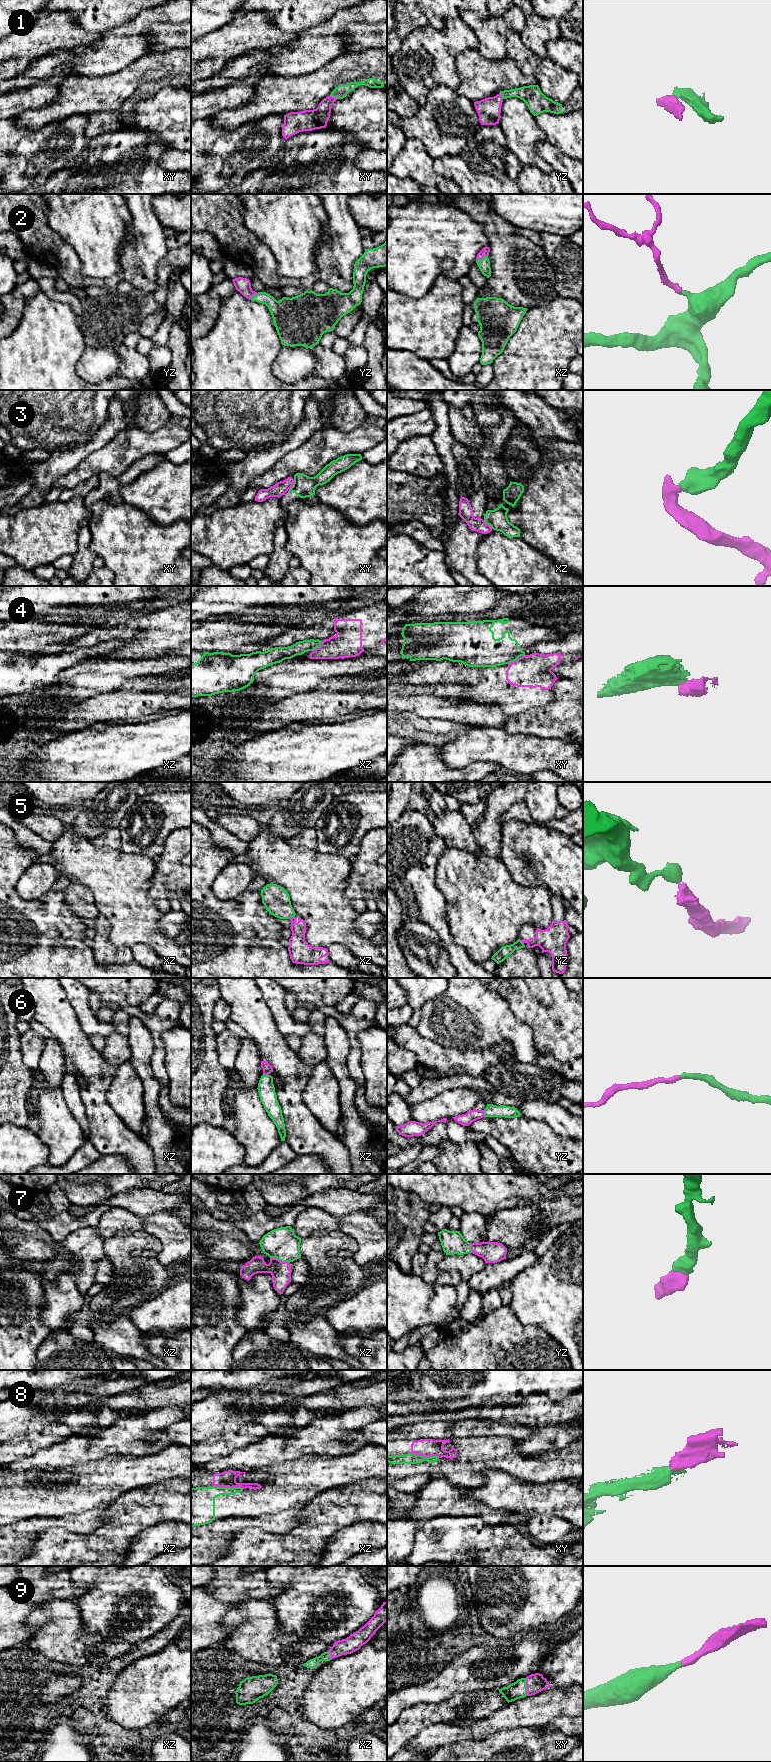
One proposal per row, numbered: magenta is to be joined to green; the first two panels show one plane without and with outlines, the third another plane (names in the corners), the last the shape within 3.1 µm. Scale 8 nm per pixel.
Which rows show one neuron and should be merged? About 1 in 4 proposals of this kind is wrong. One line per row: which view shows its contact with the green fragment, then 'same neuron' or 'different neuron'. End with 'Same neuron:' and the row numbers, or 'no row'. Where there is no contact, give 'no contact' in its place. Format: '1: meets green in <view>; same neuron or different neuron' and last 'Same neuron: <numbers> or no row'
1: meets green in xy; same neuron
2: meets green in xz; same neuron
3: meets green in xy; different neuron
4: meets green in xz; different neuron
5: meets green in xz; different neuron
6: meets green in yz; same neuron
7: meets green in xz; same neuron
8: meets green in xz; different neuron
9: meets green in xy; same neuron
Same neuron: 1, 2, 6, 7, 9

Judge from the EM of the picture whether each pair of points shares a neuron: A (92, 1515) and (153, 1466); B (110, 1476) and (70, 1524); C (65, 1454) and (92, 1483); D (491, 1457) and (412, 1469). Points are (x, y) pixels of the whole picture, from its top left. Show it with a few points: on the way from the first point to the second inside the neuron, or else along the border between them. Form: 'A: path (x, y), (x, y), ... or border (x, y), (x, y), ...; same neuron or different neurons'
A: border (106, 1505), (91, 1508), (82, 1514); different neurons
B: border (81, 1513), (55, 1517); different neurons
C: border (76, 1465), (68, 1465), (53, 1472); different neurons
D: path (471, 1463), (466, 1467), (432, 1467); same neuron

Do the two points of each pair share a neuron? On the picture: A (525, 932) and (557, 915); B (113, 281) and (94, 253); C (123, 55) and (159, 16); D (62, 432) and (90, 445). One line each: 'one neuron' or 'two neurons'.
A: one neuron
B: two neurons
C: one neuron
D: two neurons

